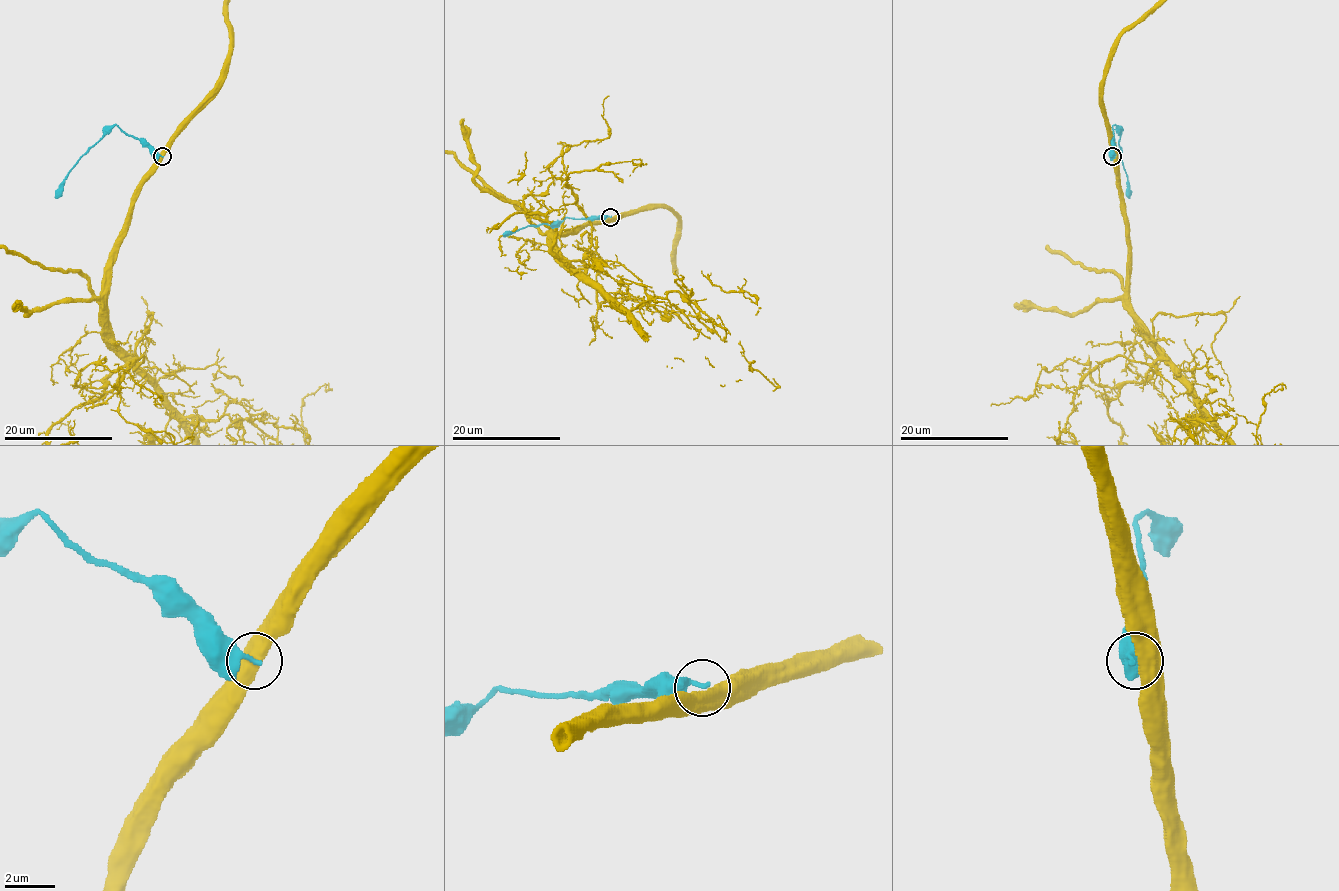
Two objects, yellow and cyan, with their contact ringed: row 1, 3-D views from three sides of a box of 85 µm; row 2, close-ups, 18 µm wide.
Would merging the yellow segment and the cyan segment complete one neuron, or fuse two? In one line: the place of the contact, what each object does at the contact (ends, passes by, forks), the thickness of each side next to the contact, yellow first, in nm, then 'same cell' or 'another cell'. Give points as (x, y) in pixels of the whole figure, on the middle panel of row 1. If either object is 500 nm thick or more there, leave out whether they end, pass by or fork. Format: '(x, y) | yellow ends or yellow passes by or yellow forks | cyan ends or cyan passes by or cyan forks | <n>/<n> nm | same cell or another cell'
(610, 217) | 600/300 nm | another cell

